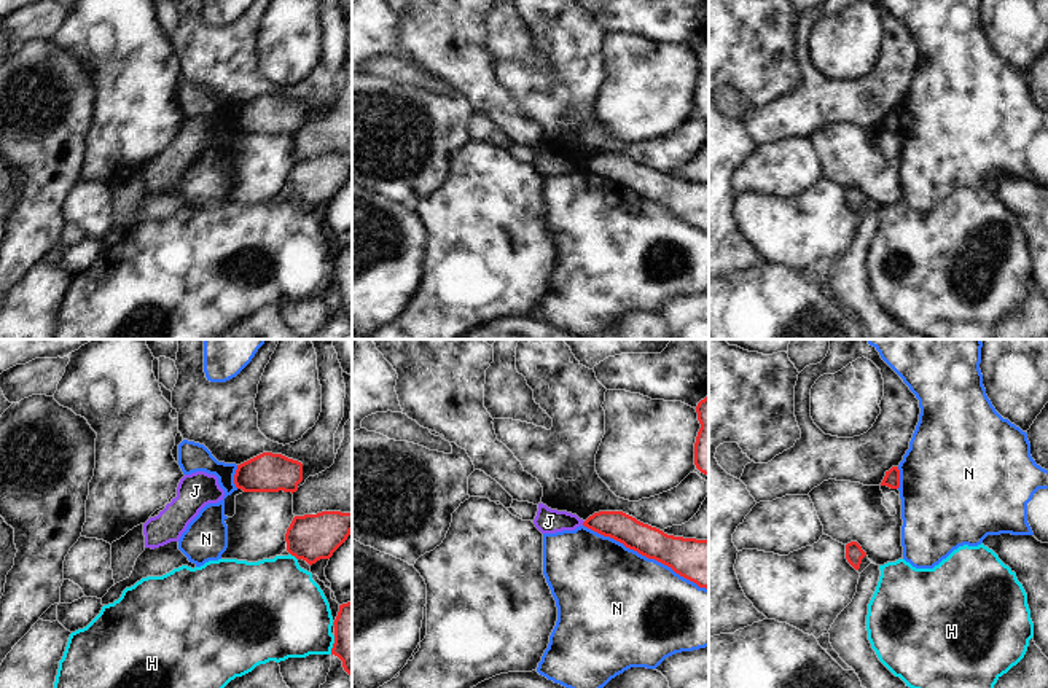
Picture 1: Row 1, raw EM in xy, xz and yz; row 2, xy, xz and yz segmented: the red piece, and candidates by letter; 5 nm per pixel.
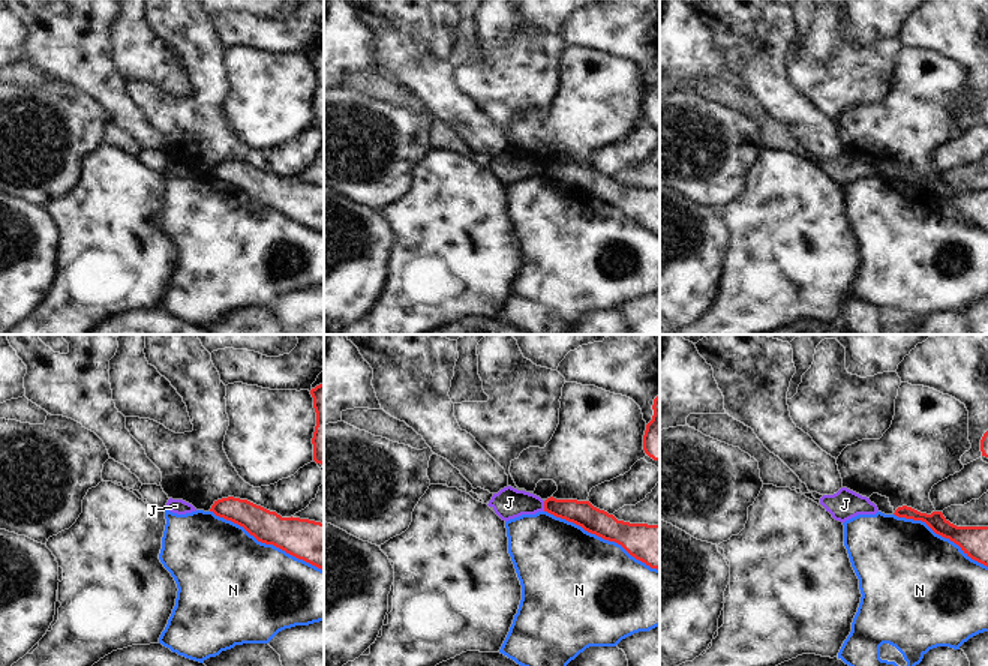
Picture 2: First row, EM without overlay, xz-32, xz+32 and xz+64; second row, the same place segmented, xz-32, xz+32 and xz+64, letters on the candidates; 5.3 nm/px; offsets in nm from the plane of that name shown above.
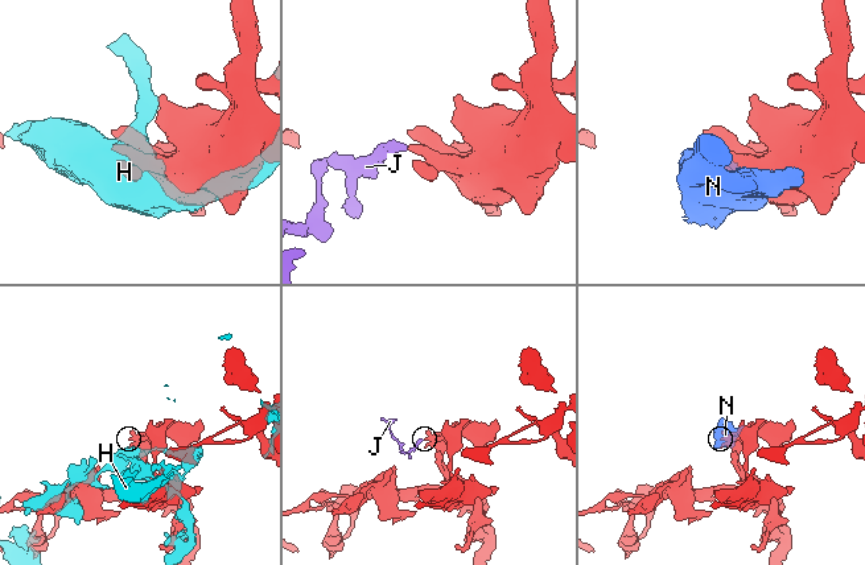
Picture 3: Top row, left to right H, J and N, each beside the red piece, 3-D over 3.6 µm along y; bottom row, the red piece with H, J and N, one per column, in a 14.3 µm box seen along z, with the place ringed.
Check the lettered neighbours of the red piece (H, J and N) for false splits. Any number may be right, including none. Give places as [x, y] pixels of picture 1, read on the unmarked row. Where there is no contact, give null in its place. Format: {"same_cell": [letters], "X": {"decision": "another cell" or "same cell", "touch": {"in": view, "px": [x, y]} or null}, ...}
{"same_cell": [], "H": {"decision": "another cell", "touch": {"in": "xy", "px": [293, 198]}}, "J": {"decision": "another cell", "touch": {"in": "xz", "px": [583, 166]}}, "N": {"decision": "another cell", "touch": {"in": "xz", "px": [645, 199]}}}

